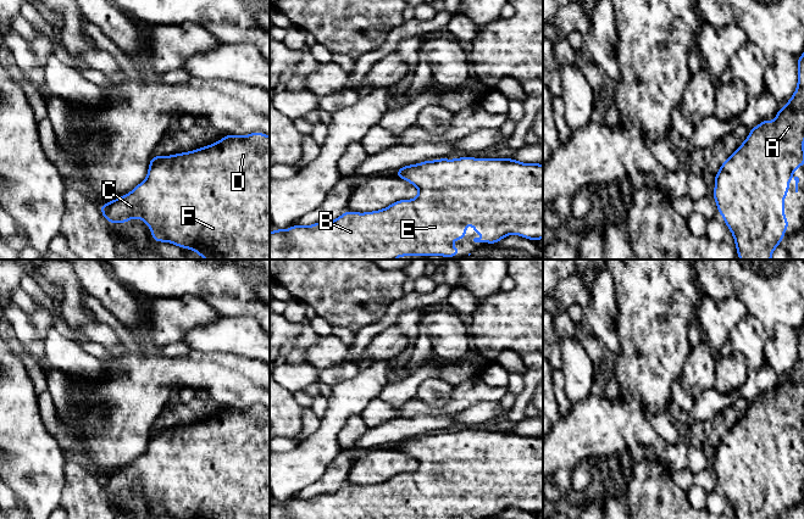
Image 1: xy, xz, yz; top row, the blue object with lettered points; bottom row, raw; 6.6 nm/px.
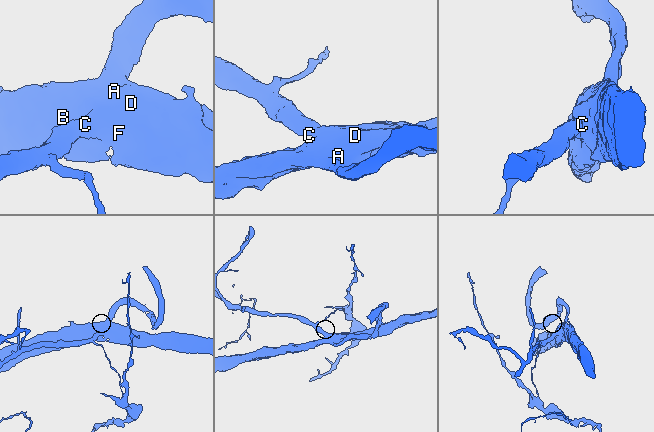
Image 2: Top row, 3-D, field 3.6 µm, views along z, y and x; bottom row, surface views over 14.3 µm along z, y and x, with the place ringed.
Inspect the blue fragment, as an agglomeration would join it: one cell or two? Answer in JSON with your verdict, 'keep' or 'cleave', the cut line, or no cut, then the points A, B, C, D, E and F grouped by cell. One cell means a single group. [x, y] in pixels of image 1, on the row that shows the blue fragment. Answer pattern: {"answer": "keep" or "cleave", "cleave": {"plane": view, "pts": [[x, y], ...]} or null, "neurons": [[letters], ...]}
{"answer": "keep", "cleave": null, "neurons": [["A", "B", "C", "D", "E", "F"]]}

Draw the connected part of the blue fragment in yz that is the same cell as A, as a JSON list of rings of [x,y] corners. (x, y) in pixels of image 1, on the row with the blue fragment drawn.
[[[804,54],[798,57],[798,86],[791,100],[777,112],[776,119],[764,119],[760,125],[752,128],[745,141],[721,164],[715,175],[717,211],[732,231],[741,260],[771,260],[772,251],[784,238],[788,219],[783,217],[783,197],[788,195],[788,183],[794,171],[804,169]]]

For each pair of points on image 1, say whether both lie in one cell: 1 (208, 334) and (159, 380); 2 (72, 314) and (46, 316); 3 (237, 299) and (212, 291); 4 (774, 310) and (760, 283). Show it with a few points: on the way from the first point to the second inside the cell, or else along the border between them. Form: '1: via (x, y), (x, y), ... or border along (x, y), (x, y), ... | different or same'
1: border along (223, 352), (194, 353) | different
2: border along (56, 286), (61, 289), (62, 319) | different
3: via (231, 299), (218, 293) | same
4: via (774, 303), (761, 289) | same

